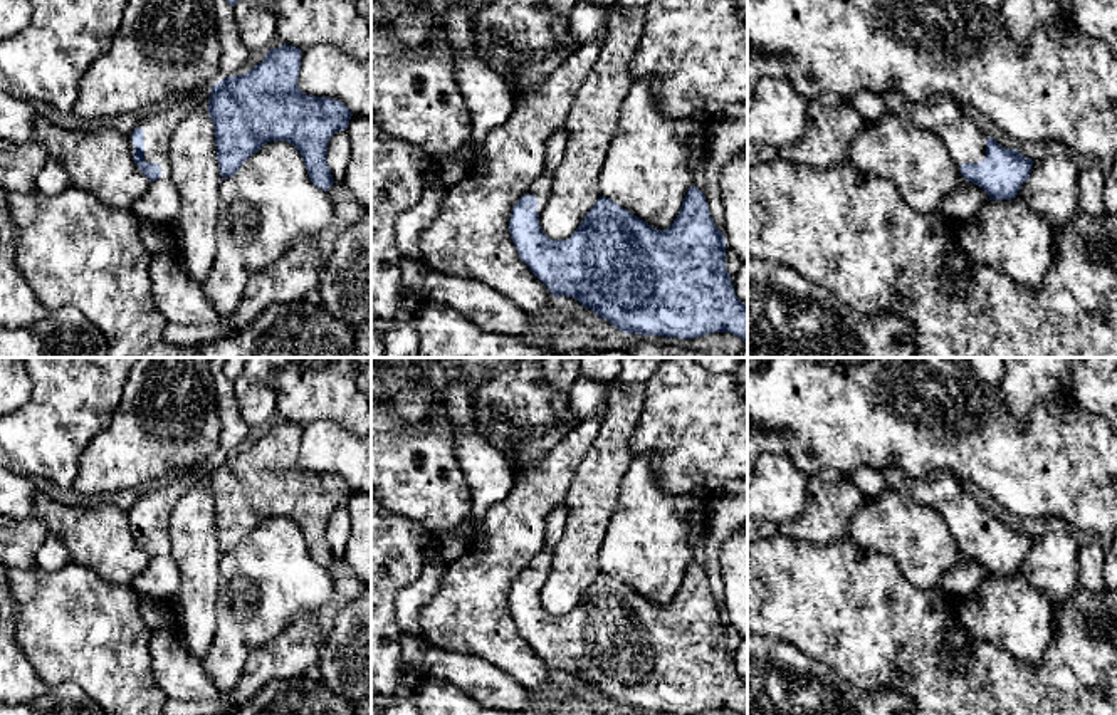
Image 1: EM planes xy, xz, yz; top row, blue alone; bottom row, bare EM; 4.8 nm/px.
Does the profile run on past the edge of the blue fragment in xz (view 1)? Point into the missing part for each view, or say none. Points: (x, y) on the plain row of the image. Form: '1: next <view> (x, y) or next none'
1: next xz (541, 564)

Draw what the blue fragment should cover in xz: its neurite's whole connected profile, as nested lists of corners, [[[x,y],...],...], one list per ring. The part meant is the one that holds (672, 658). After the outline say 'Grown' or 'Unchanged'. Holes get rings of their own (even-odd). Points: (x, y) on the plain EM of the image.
[[[546,544],[514,581],[509,608],[519,634],[554,673],[574,673],[583,683],[627,710],[694,715],[712,708],[731,708],[747,715],[747,683],[736,671],[726,645],[726,614],[697,562],[689,564],[677,594],[665,606],[650,603],[613,576],[600,572],[568,616],[551,616],[539,601],[539,589],[551,566],[553,549]]]. Grown

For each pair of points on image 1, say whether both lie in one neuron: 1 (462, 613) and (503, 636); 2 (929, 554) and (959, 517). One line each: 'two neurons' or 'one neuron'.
1: one neuron
2: two neurons

